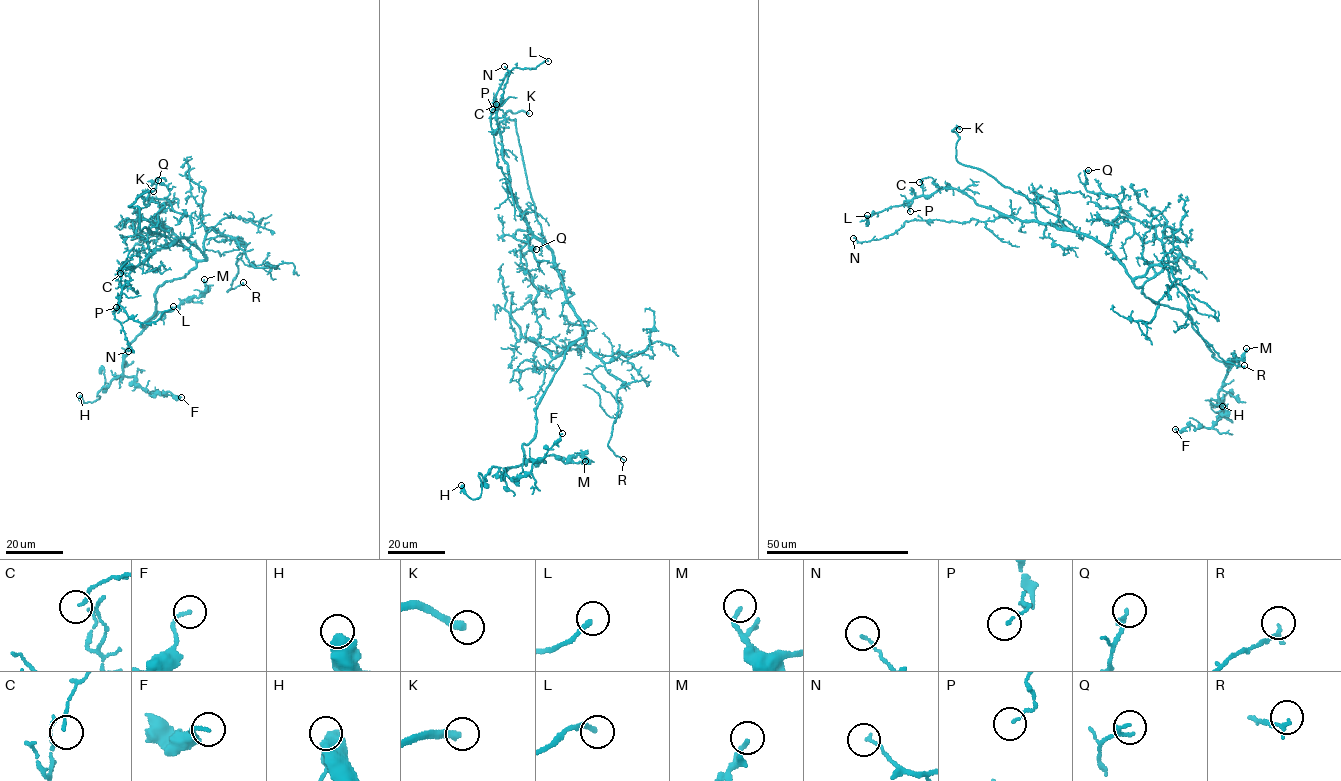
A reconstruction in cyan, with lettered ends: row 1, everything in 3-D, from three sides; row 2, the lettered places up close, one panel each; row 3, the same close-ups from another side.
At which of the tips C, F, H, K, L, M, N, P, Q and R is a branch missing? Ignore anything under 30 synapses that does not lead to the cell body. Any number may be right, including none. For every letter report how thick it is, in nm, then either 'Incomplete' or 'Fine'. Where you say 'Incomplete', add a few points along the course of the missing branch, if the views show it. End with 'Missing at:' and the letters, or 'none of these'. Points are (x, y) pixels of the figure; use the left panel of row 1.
C: Thickness 80 nm. Fine
F: Thickness 150 nm. Fine
H: Thickness 600 nm. Fine
K: Thickness 320 nm. Incomplete. Course of what is missing: (153, 191), (167, 185), (183, 168), (193, 168)
L: Thickness 240 nm. Fine
M: Thickness 190 nm. Fine
N: Thickness 120 nm. Fine
P: Thickness 100 nm. Fine
Q: Thickness 90 nm. Fine
R: Thickness 150 nm. Fine
Missing at: K

